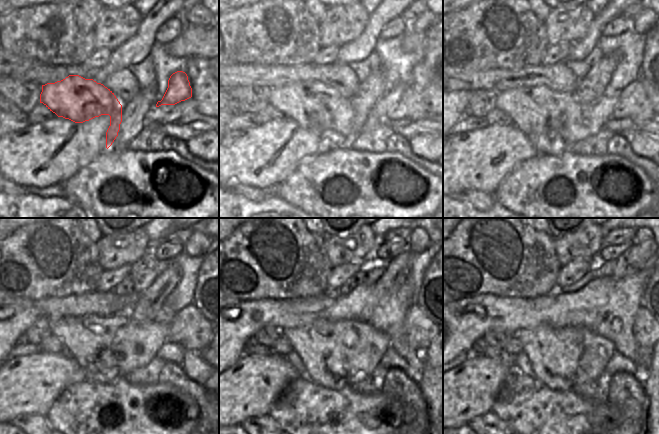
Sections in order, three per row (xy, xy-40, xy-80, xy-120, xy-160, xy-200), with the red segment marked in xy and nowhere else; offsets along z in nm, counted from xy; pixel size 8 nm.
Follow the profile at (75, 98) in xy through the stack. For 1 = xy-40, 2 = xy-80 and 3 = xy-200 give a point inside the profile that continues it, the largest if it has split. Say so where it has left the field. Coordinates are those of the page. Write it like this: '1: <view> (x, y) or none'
1: xy-40 (313, 105)
2: xy-80 (553, 121)
3: xy-200 (561, 357)

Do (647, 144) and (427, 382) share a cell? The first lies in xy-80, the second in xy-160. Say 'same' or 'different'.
different

